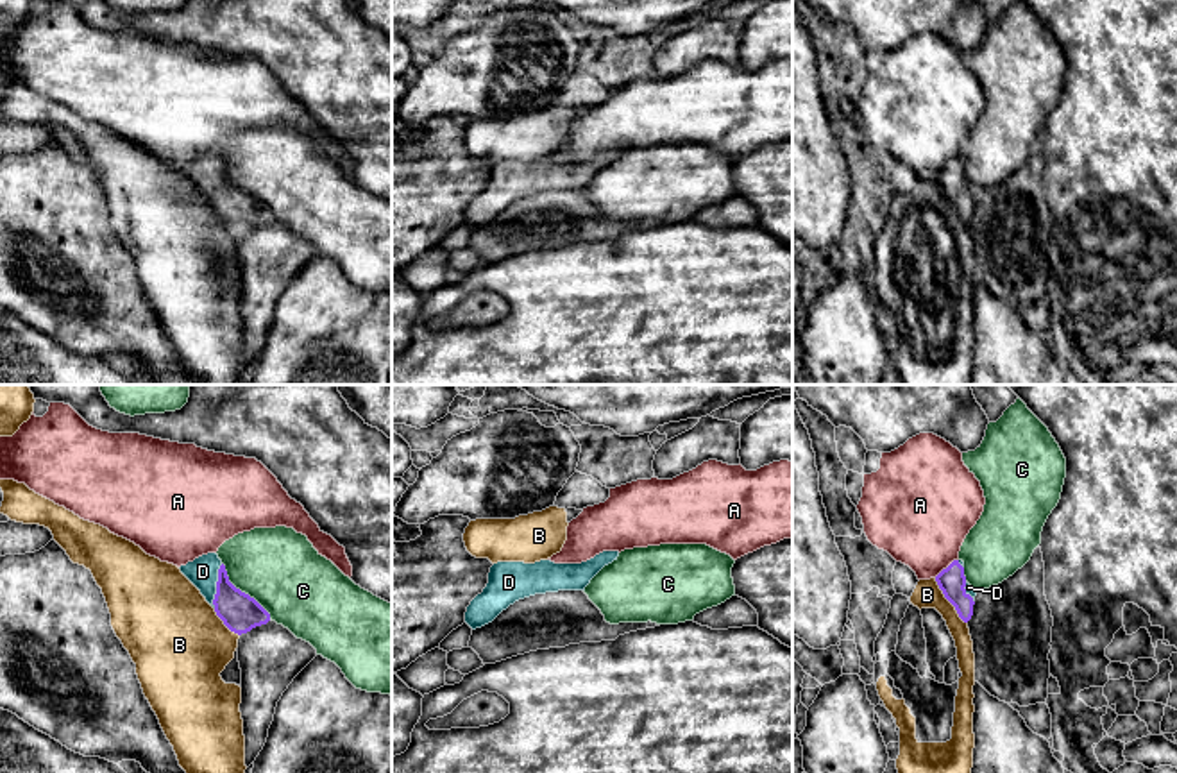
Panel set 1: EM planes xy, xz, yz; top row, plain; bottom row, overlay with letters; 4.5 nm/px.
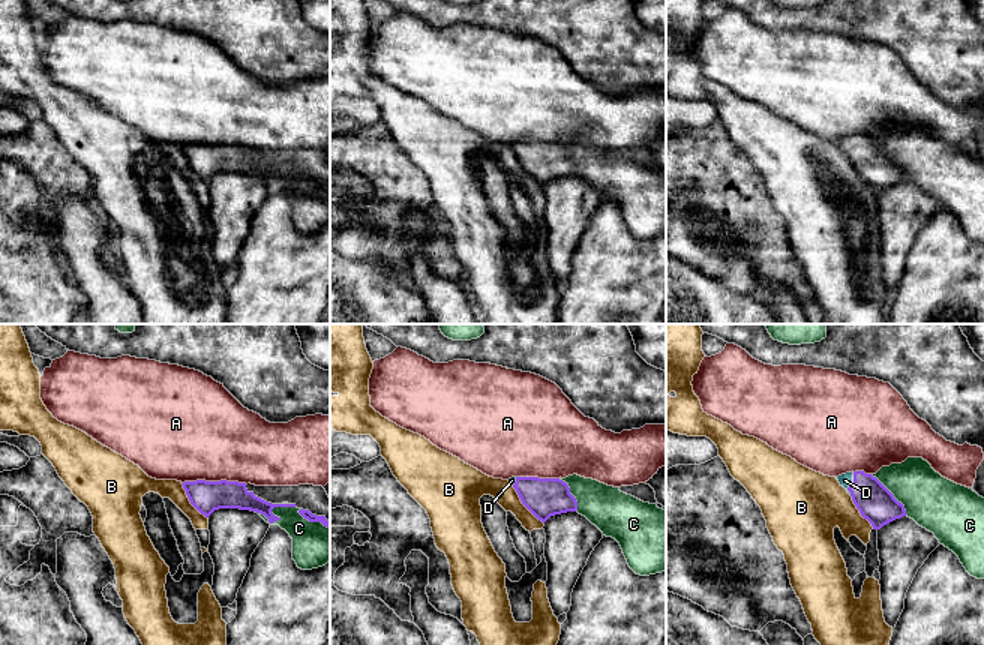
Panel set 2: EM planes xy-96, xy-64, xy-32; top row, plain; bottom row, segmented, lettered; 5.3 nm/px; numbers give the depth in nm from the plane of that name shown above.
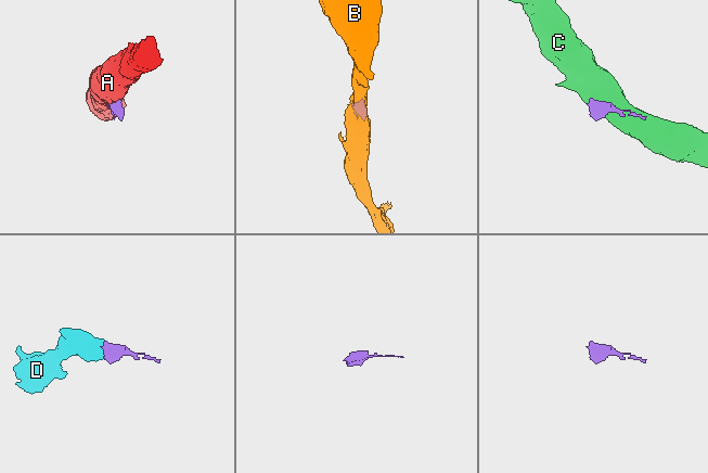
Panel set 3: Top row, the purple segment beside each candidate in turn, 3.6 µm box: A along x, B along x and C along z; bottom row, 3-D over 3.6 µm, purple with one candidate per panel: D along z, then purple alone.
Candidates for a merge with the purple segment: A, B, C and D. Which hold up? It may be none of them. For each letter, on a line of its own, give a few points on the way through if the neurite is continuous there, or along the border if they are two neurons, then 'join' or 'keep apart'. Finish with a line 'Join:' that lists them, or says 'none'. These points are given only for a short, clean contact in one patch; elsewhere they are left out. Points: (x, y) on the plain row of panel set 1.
A: along yz (957, 158), (934, 176) | keep apart
B: along yz (934, 178), (943, 195), (966, 222) | keep apart
C: keep apart
D: across xy (240, 212), (217, 185), (203, 170) | join
Join: D

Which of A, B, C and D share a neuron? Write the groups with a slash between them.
A / B / C / D

